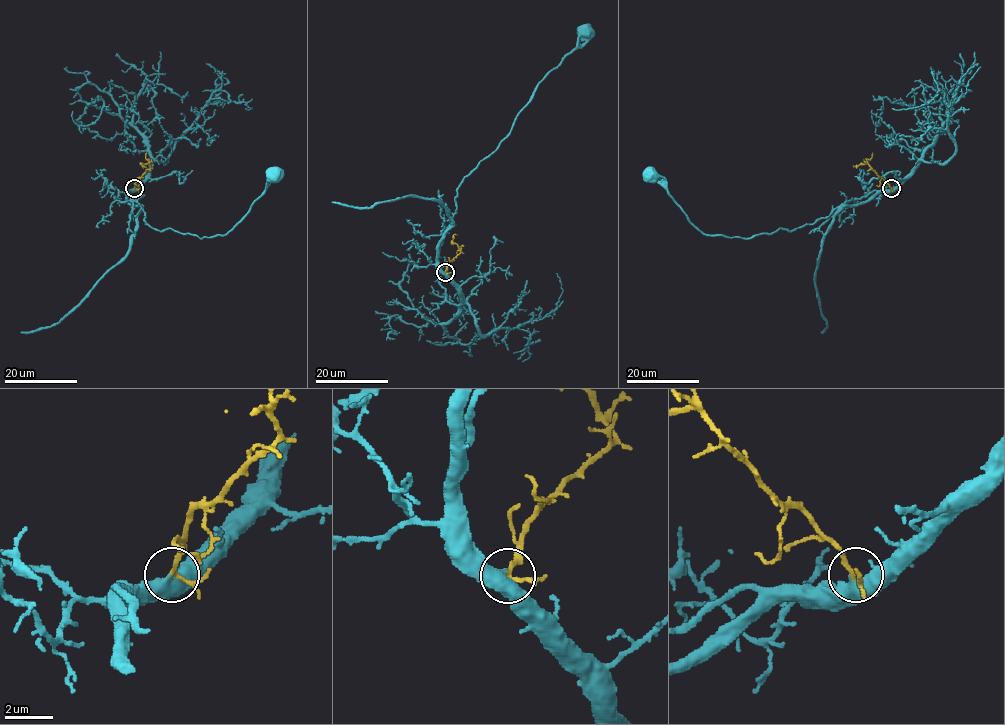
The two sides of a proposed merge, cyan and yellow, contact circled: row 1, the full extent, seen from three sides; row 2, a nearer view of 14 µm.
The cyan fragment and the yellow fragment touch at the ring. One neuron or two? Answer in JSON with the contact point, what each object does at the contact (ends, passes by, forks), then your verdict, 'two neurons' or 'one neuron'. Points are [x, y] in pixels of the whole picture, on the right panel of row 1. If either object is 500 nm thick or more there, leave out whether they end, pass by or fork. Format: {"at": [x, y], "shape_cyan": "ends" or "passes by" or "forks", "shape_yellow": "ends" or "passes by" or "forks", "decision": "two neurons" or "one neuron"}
{"at": [891, 188], "shape_cyan": "forks", "shape_yellow": "forks", "decision": "one neuron"}

